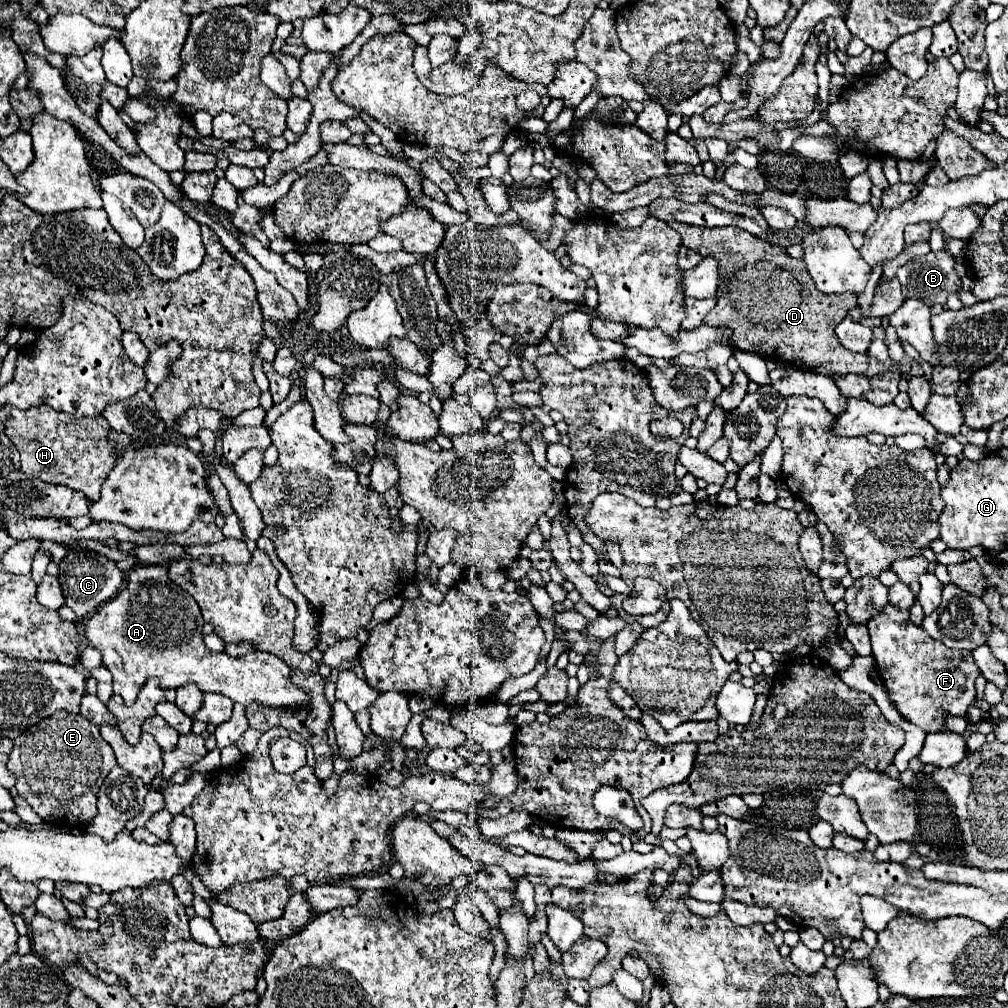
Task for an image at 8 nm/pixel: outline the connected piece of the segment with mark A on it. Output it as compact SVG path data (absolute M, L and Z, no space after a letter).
M140 565L130 571L128 585L86 621L86 641L102 653L102 665L112 673L114 693L124 699L124 705L132 705L136 701L138 689L150 677L156 677L162 689L178 689L194 683L202 691L226 695L234 703L242 705L256 701L272 709L304 709L310 701L308 695L292 683L288 665L276 655L254 651L242 659L234 659L226 653L210 653L202 641L202 613L198 603L180 585L168 579L168 569L164 565Z

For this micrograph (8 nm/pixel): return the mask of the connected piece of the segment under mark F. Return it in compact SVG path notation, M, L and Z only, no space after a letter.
M886 605L880 615L872 617L868 629L876 669L890 701L906 721L922 727L926 733L936 733L946 725L946 715L964 715L976 697L974 681L980 675L970 651L944 647L944 643L924 633L922 627L916 627L908 611L898 611L892 605Z

